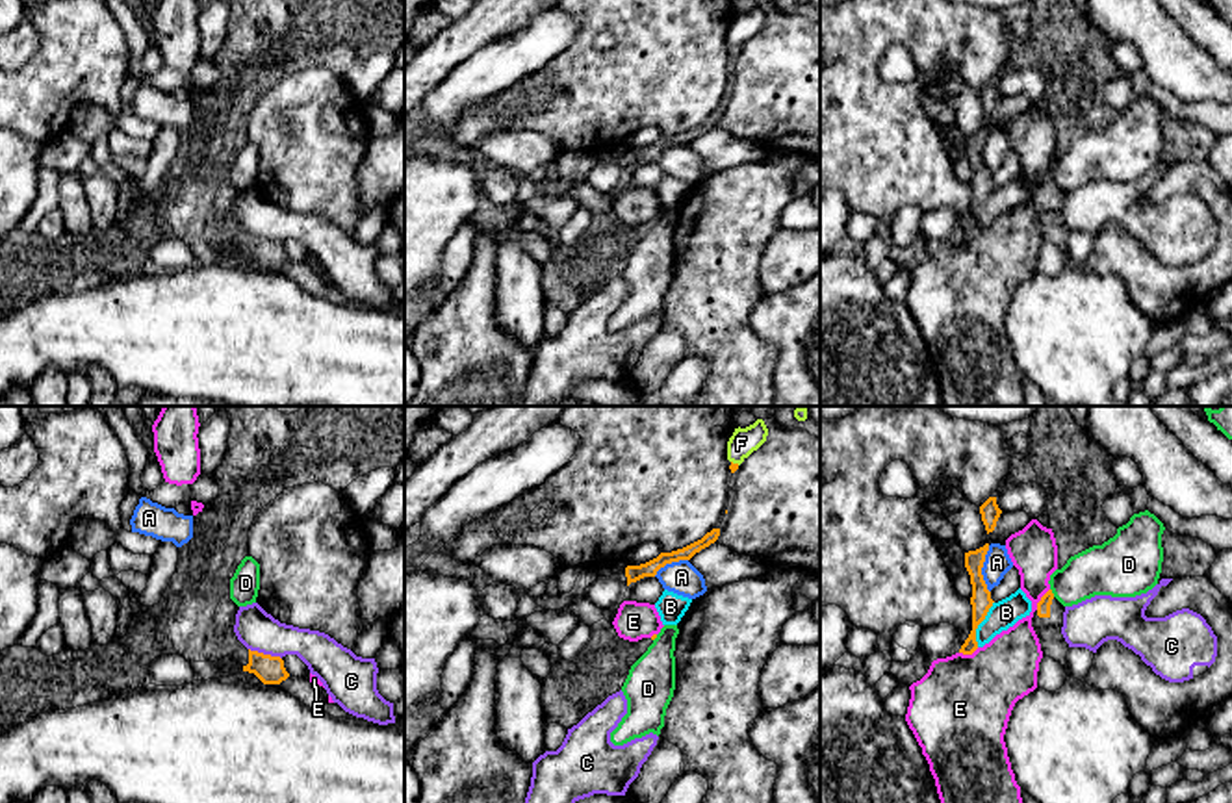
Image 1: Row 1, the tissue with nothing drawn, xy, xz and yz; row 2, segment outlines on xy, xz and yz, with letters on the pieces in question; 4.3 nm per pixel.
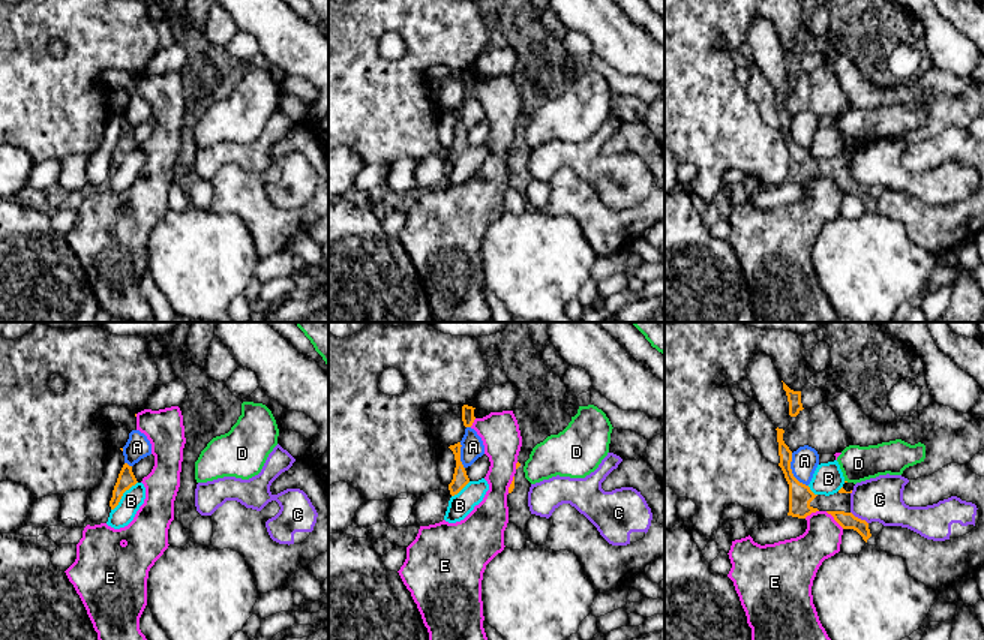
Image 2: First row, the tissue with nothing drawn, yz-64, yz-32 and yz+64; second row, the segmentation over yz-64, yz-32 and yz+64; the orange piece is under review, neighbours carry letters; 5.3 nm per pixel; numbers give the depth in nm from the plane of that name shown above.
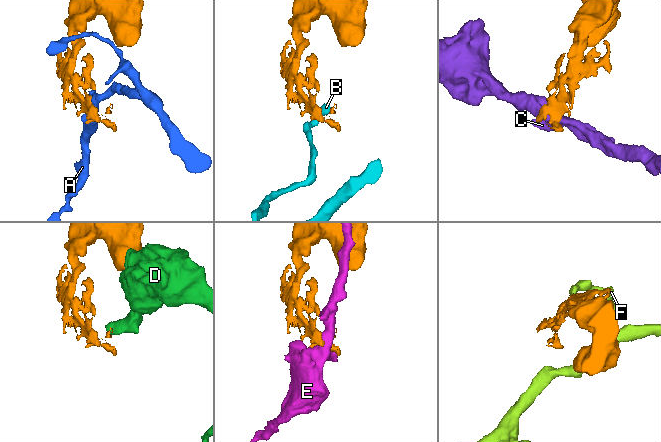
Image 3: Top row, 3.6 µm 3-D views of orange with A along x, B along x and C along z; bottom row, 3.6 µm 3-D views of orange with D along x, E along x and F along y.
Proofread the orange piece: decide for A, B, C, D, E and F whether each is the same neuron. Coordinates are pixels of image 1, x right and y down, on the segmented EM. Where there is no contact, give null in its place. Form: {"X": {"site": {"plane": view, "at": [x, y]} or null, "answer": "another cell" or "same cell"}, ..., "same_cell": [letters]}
{"A": {"site": {"plane": "yz", "at": [980, 570]}, "answer": "another cell"}, "B": {"site": {"plane": "yz", "at": [980, 622]}, "answer": "another cell"}, "C": {"site": {"plane": "xy", "at": [266, 655]}, "answer": "another cell"}, "D": {"site": {"plane": "yz", "at": [1051, 592]}, "answer": "another cell"}, "E": {"site": {"plane": "yz", "at": [1041, 599]}, "answer": "another cell"}, "F": {"site": {"plane": "xz", "at": [735, 464]}, "answer": "another cell"}, "same_cell": []}

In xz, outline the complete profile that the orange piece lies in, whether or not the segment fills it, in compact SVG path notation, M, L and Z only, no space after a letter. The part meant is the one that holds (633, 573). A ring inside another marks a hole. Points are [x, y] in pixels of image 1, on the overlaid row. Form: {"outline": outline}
{"outline": "M712 529L701 540L698 540L683 549L677 549L672 553L661 553L657 558L646 562L646 564L640 564L640 566L627 566L625 567L627 586L644 577L655 577L657 571L661 567L664 567L666 564L679 562L679 560L690 560L696 553L699 553L701 549L714 543L718 540L718 536L720 536L720 529Z"}

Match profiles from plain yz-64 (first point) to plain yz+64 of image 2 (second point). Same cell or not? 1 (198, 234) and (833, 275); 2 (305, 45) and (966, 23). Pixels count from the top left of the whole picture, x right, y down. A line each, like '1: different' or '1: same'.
1: same
2: different

